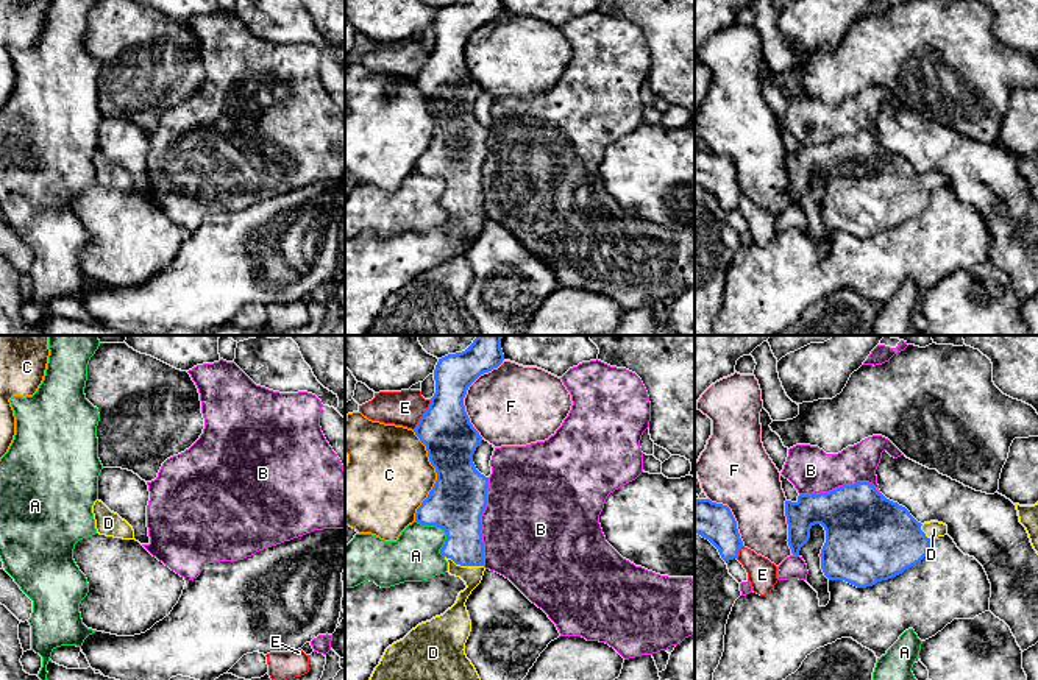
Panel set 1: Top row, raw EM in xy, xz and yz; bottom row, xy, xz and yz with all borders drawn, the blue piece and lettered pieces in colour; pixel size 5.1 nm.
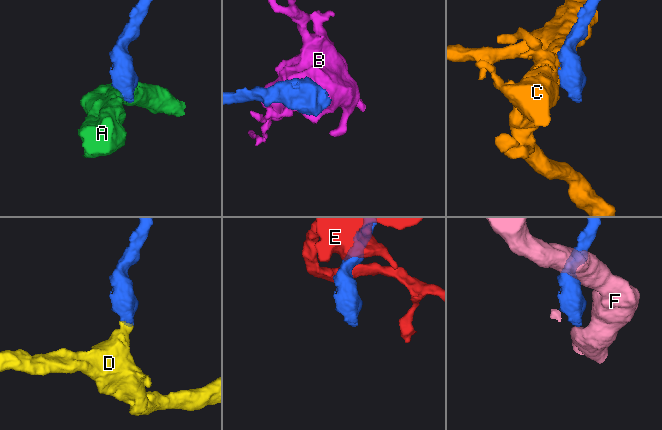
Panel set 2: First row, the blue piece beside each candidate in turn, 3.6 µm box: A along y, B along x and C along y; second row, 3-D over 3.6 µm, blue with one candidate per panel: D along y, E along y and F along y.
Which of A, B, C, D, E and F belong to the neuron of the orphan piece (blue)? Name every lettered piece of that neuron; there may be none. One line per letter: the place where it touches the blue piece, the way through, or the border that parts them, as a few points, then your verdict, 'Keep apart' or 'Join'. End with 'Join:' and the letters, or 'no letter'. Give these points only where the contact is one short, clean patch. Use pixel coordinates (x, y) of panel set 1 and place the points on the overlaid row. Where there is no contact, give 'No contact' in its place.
A: Touches blue at xz (444, 529). Keep apart
B: Touches blue at xz (479, 521). Keep apart
C: Touches blue at xz (437, 476). Keep apart
D: Touches blue at xz (464, 565). Path across: xz (459, 517), (464, 535), (464, 565), (472, 576). Join
E: Touches blue at xz (423, 415). Keep apart
F: Touches blue at xz (465, 393). Keep apart
Join: D

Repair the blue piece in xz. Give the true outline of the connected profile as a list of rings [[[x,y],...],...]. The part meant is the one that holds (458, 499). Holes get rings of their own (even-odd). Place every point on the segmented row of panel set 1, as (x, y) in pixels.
[[[478,335],[465,351],[439,359],[434,370],[435,393],[414,429],[426,446],[429,462],[437,473],[432,490],[417,508],[415,521],[445,530],[446,540],[440,554],[448,561],[448,572],[460,577],[467,588],[443,614],[418,624],[403,639],[389,646],[370,680],[481,680],[464,650],[471,632],[465,602],[485,571],[481,516],[487,507],[489,477],[481,474],[473,463],[473,454],[482,437],[470,423],[464,398],[481,374],[503,363],[501,338],[503,335]]]

